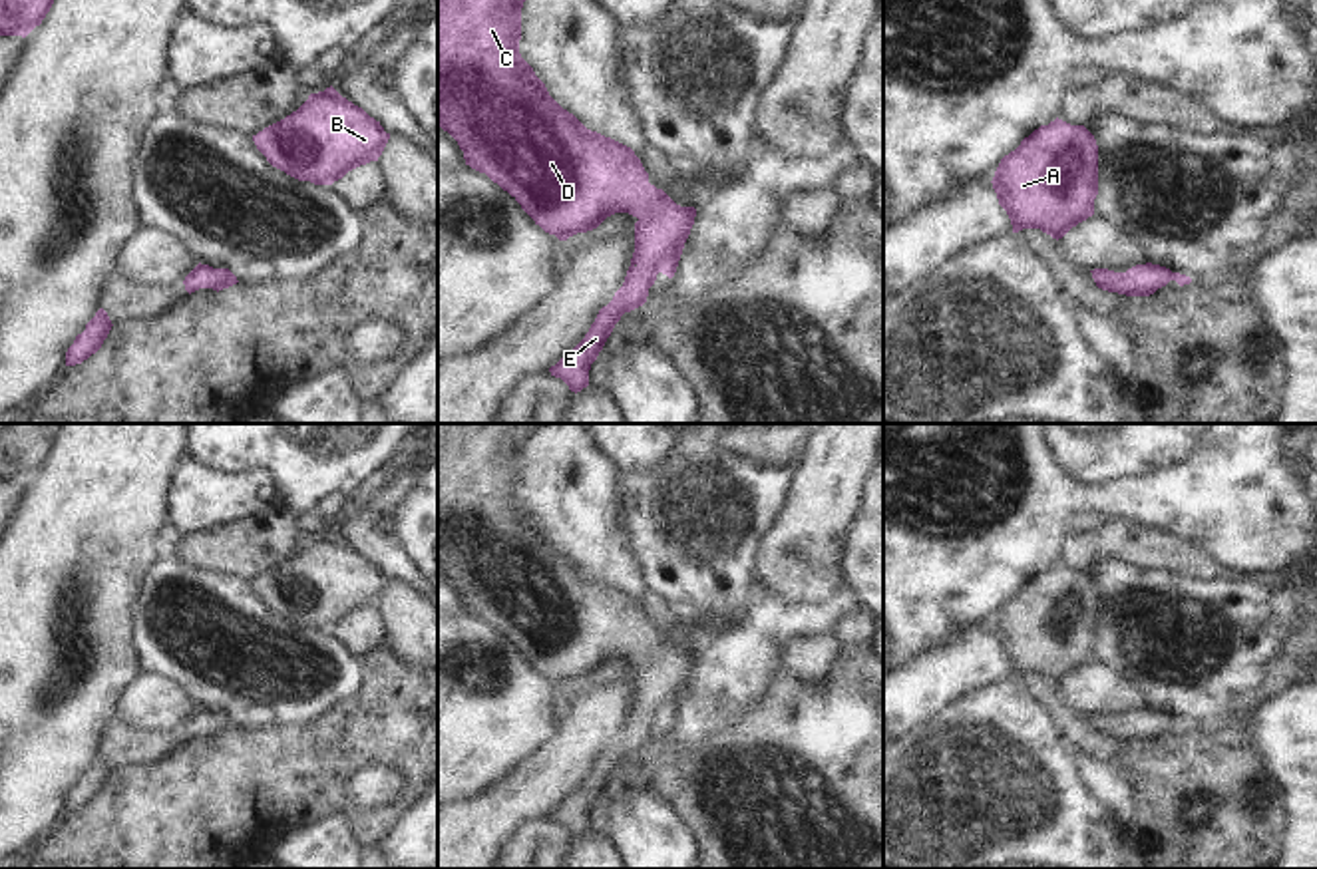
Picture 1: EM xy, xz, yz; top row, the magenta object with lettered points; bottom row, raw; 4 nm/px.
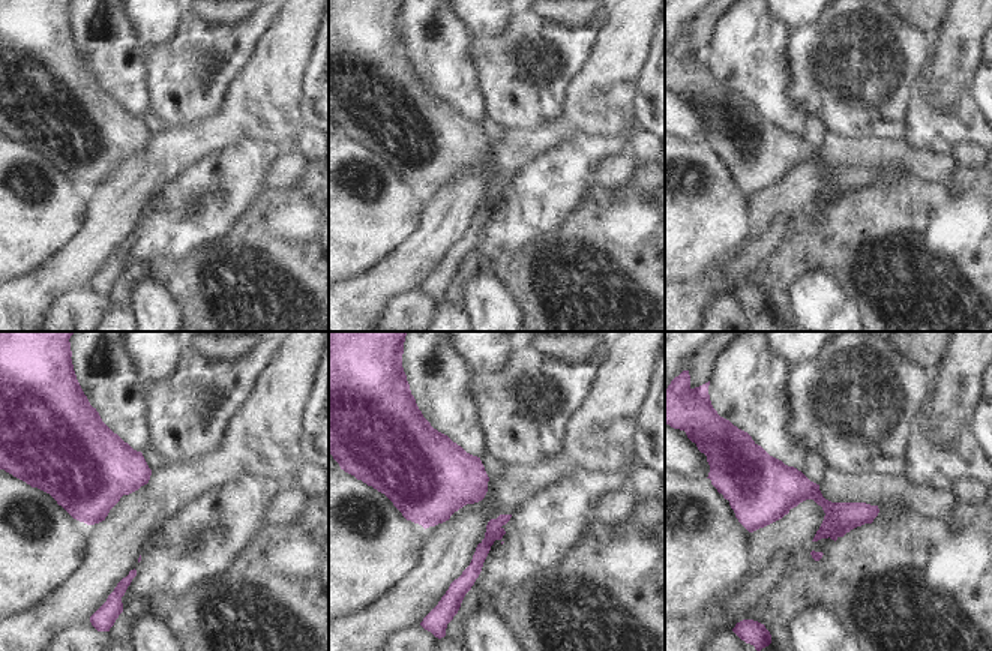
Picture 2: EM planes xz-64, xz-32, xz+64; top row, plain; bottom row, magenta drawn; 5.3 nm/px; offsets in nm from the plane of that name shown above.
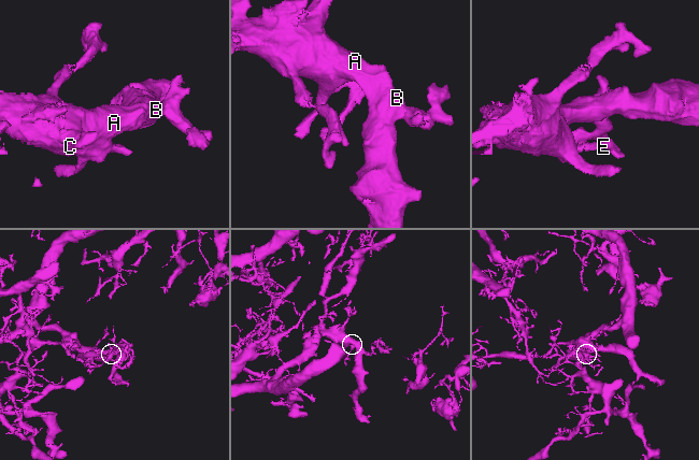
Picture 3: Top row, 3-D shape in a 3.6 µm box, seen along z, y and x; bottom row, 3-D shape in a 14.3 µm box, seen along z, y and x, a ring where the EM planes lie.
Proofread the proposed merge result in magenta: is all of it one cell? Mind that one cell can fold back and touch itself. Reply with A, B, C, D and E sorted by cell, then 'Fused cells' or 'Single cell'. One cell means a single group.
Groups: A B C D E. Single cell.

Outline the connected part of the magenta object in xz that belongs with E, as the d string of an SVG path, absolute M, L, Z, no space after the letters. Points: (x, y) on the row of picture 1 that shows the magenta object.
M438 0L438 127L464 151L466 165L507 191L545 233L567 241L615 213L637 217L635 253L623 286L585 338L549 368L571 392L589 386L589 370L625 312L647 302L657 274L674 276L696 209L676 205L649 183L635 151L587 129L563 109L519 54L525 0Z

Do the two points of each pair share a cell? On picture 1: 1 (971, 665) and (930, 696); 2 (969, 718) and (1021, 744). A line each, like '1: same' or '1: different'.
1: same
2: same

